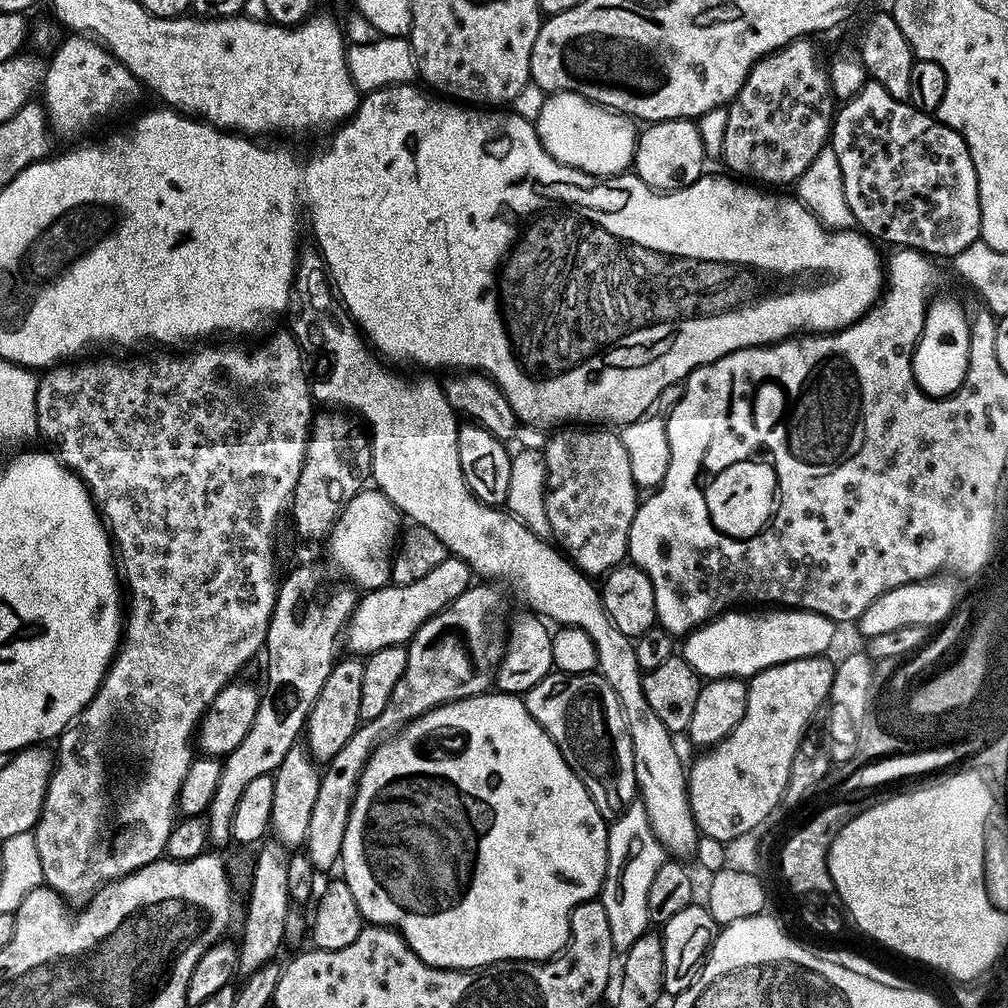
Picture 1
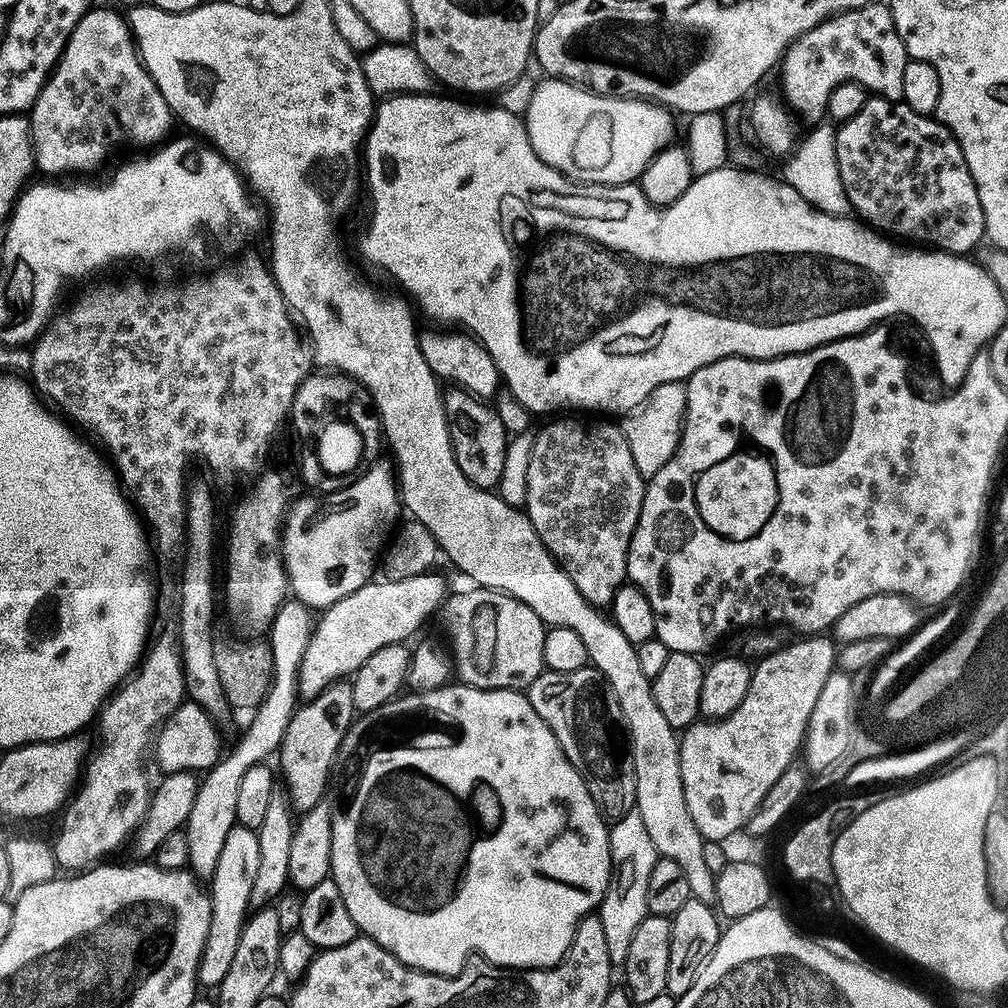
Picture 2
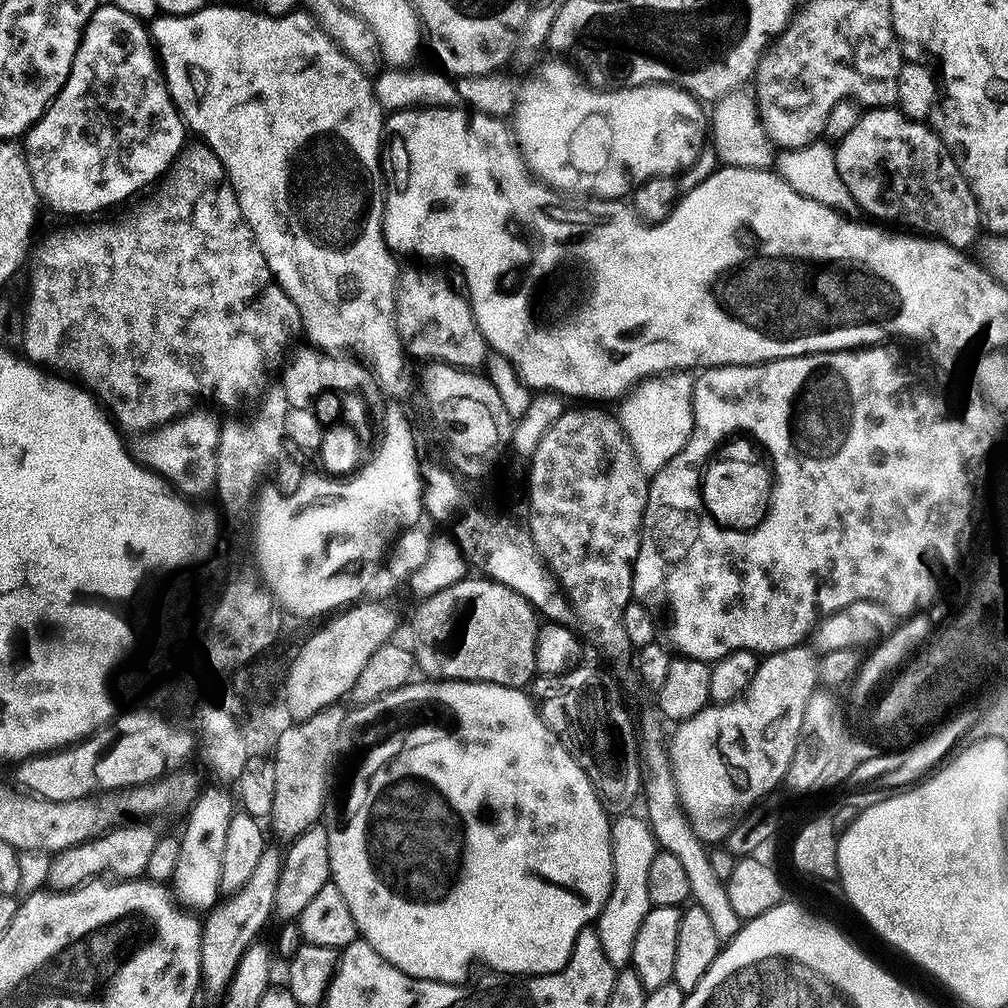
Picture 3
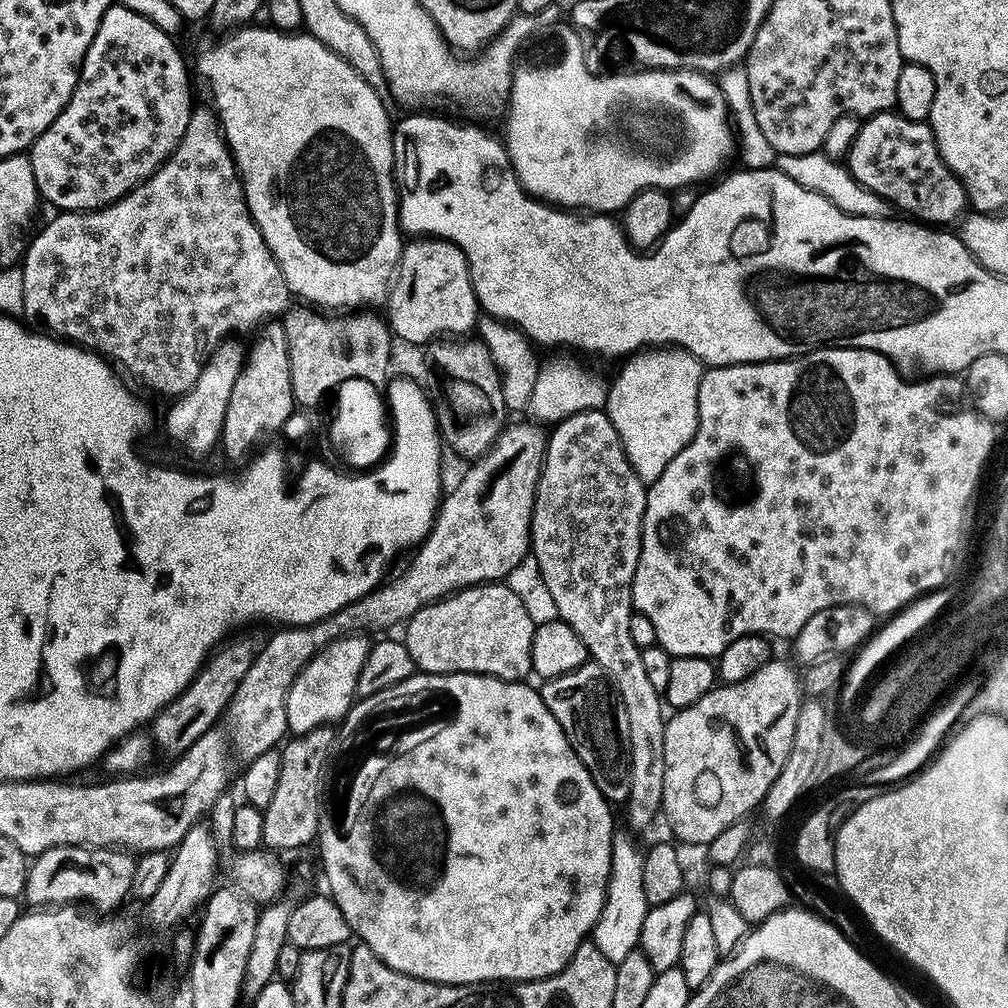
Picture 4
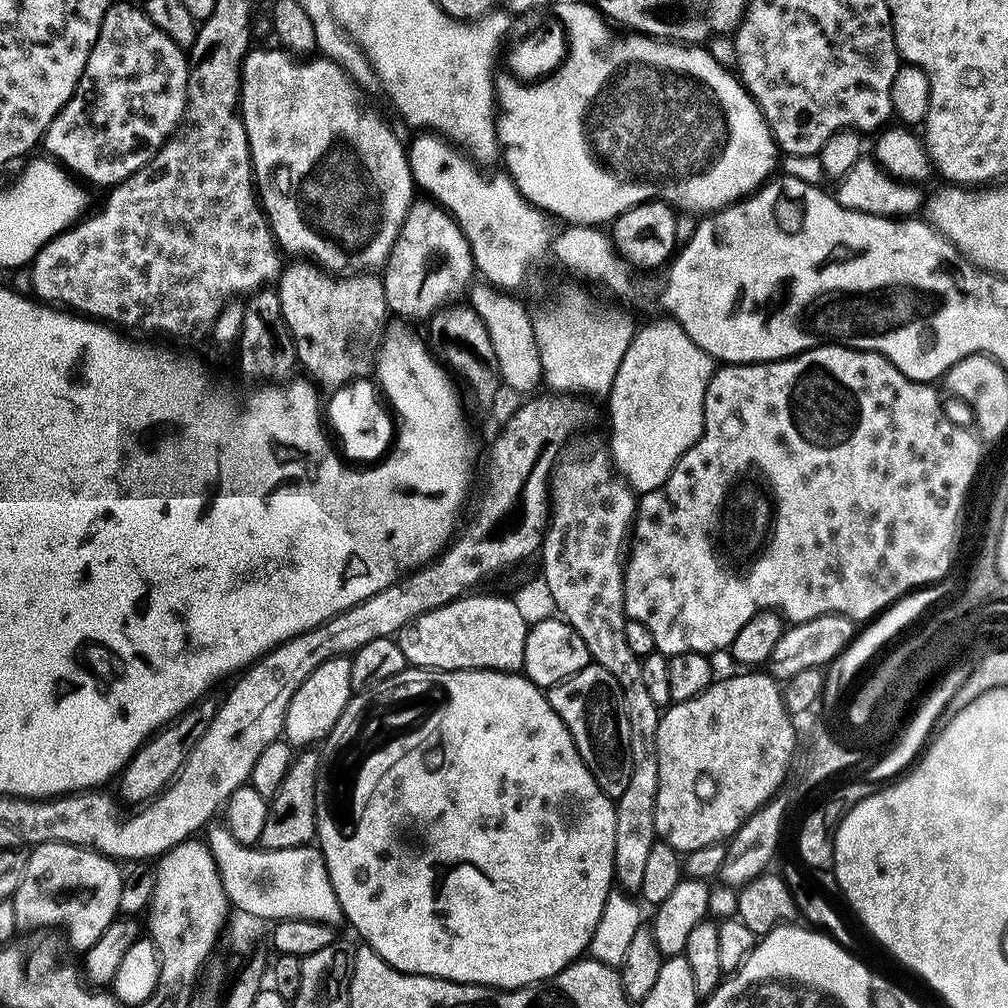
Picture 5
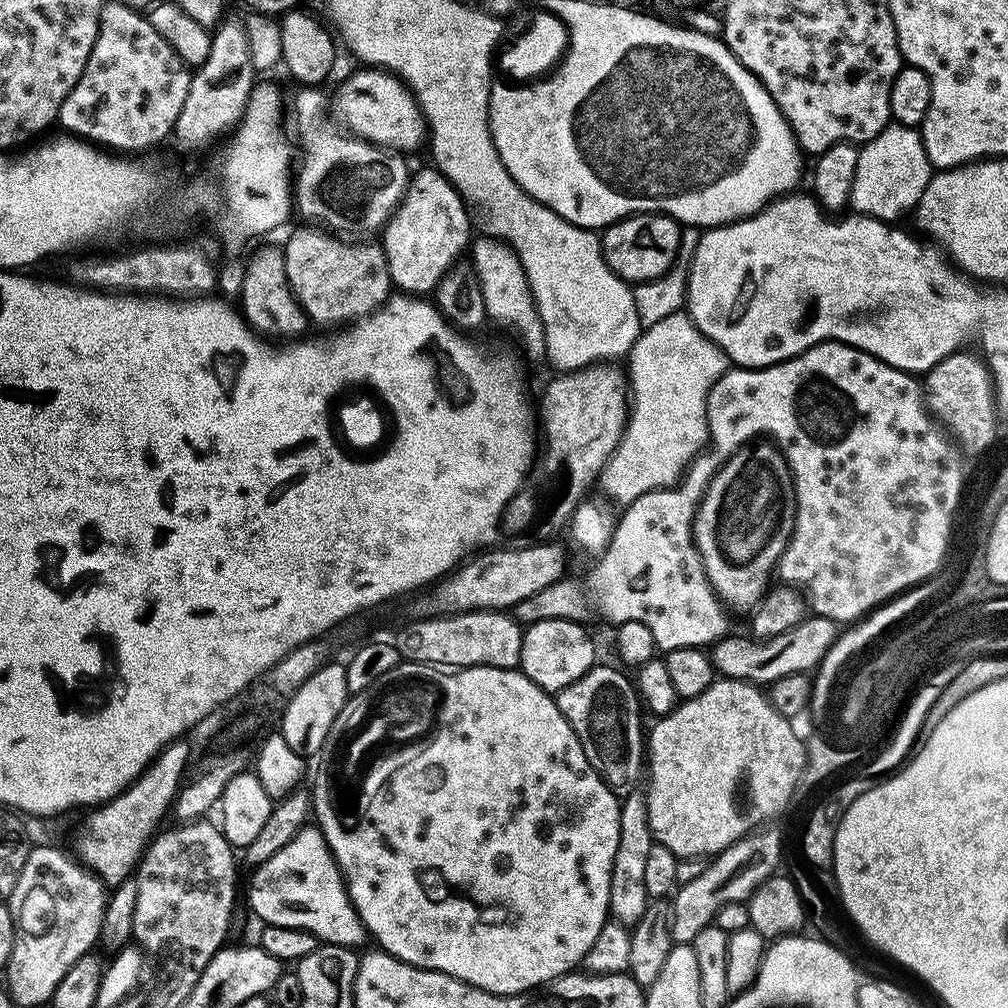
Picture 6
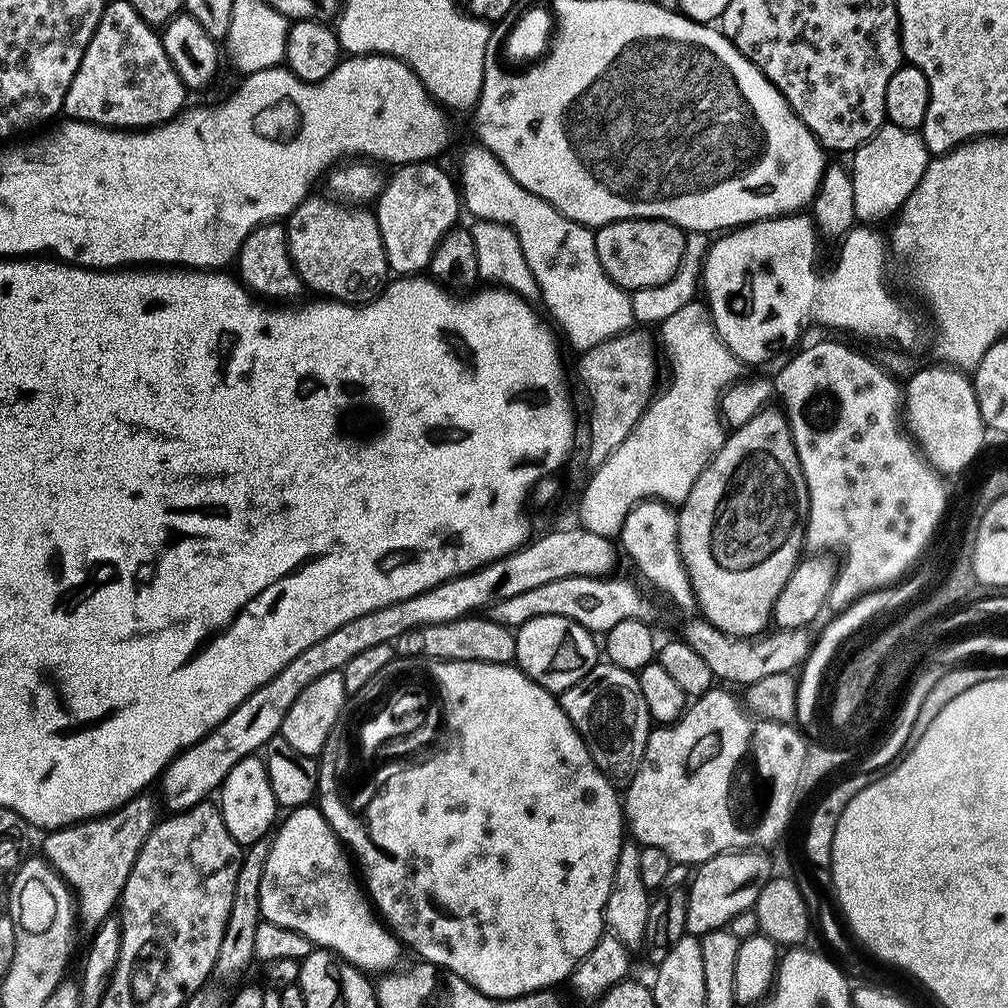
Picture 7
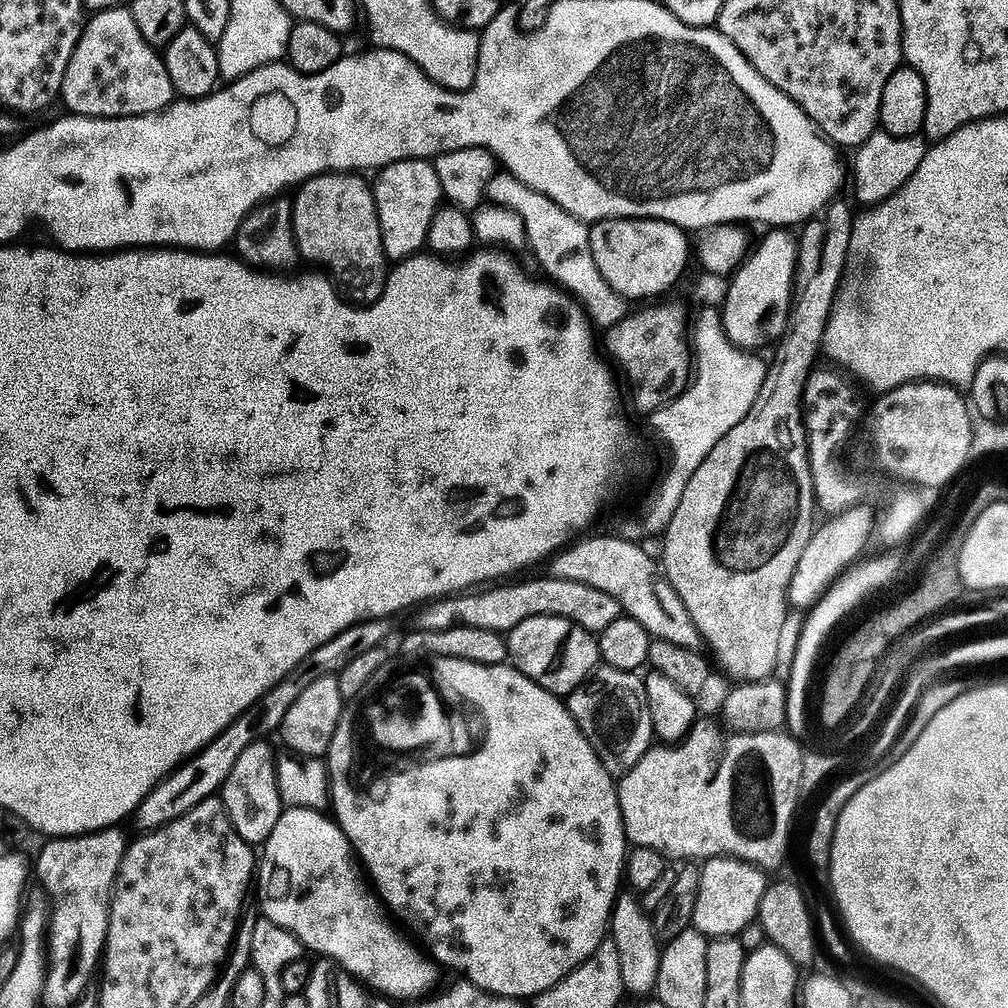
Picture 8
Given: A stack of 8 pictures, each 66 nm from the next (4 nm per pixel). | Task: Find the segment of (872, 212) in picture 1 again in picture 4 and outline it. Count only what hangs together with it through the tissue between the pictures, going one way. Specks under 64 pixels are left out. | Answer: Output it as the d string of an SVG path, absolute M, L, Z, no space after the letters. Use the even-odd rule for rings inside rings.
M895 111L865 119L858 134L858 142L852 147L852 153L846 161L846 167L863 188L878 194L888 201L893 209L901 208L902 211L909 212L904 214L925 225L956 226L969 215L968 191L964 189L964 183L952 173L950 166L946 166L932 133L931 123L910 122Z

